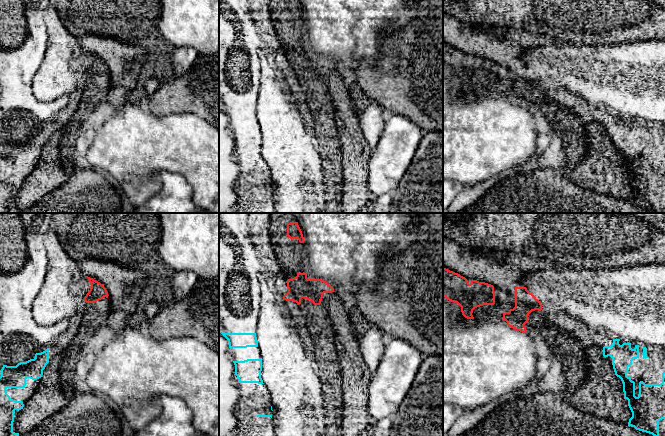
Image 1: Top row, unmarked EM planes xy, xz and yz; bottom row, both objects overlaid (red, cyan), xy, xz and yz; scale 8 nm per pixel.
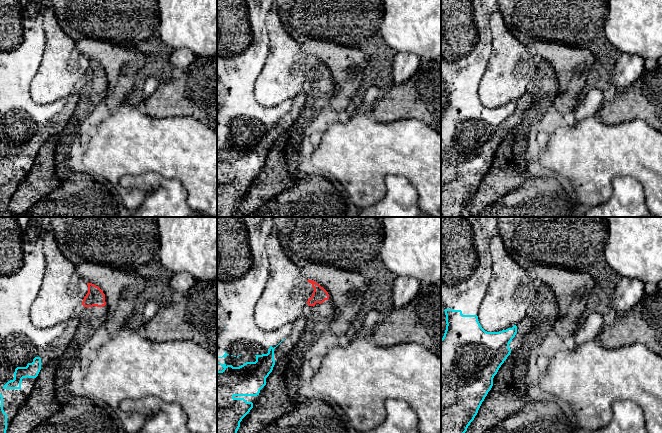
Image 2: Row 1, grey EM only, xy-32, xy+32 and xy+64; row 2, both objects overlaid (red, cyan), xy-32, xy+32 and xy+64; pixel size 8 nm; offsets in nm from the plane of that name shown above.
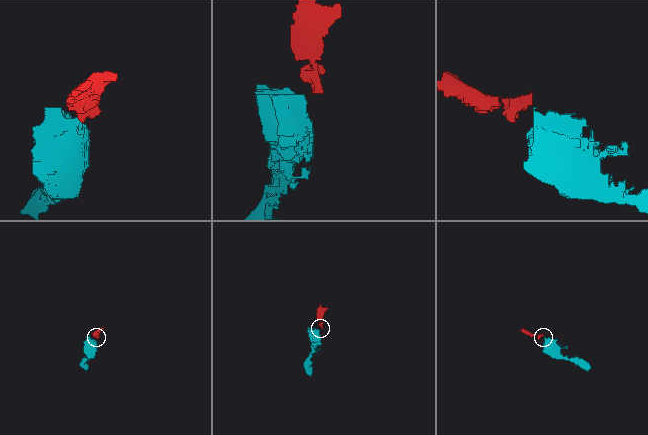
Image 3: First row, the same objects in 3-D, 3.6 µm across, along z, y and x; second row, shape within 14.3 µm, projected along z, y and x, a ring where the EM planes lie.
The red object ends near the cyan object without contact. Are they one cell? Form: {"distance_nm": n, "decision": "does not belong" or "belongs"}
{"distance_nm": 360, "decision": "belongs"}

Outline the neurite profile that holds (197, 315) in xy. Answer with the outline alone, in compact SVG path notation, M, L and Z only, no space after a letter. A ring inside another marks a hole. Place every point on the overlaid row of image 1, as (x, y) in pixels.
M199 279L186 297L162 307L146 323L145 331L156 340L192 337L219 353L219 281Z

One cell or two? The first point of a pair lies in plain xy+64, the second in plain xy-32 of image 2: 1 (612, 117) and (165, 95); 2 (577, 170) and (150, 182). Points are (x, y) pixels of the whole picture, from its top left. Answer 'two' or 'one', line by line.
1: one
2: two

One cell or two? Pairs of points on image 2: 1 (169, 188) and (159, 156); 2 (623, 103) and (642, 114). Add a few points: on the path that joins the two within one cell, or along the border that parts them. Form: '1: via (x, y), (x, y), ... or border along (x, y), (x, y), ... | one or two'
1: border along (143, 173), (176, 178), (186, 191) | two
2: via (615, 110), (620, 115), (633, 115) | one

